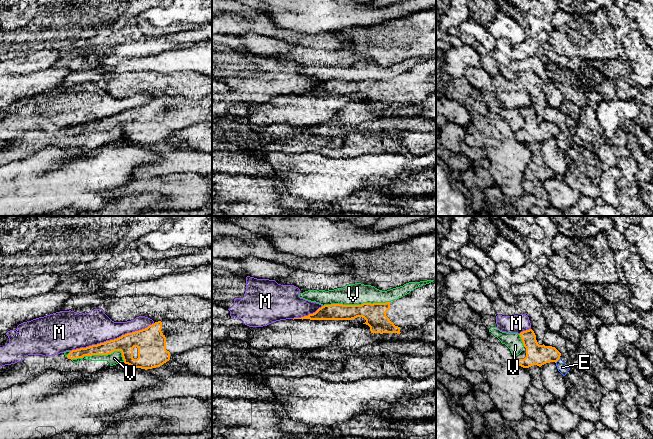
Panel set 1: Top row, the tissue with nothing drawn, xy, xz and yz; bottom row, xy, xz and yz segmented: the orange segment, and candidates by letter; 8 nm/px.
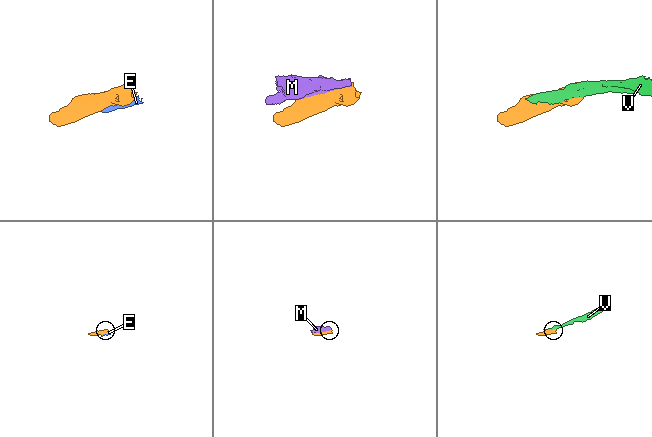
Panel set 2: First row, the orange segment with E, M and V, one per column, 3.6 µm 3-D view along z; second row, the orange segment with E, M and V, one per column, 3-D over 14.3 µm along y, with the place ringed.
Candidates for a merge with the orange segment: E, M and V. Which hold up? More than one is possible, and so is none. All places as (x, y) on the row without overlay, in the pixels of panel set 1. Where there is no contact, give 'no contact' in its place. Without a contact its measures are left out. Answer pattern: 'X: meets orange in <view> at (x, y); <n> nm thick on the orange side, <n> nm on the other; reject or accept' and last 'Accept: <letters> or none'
E: meets orange in yz at (557, 136); 170 nm thick on the orange side, 90 nm on the other; reject
M: meets orange in xy at (112, 116); 160 nm thick on the orange side, 280 nm on the other; reject
V: meets orange in xz at (356, 81); 180 nm thick on the orange side, 180 nm on the other; reject
Accept: none

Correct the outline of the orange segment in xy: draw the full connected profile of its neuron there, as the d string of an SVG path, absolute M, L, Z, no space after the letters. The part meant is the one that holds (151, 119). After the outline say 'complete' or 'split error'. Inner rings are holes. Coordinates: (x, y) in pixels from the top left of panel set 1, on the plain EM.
M212 94L201 99L158 97L117 115L72 126L67 134L72 136L120 127L125 140L147 146L160 143L185 127L203 122L212 122Z; split error

